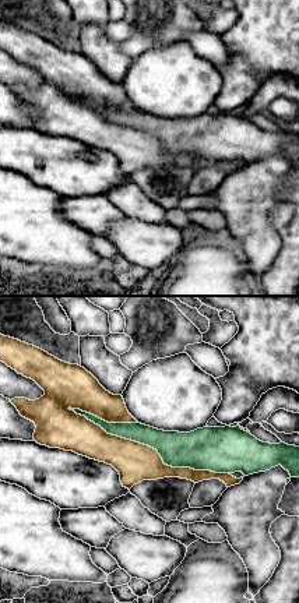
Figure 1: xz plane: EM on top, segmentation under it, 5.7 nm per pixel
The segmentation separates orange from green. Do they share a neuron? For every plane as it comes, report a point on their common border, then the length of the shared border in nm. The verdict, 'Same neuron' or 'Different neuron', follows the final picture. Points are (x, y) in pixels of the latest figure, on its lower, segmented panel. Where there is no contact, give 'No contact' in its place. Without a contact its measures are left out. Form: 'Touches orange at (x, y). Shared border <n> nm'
Touches orange at (150, 447). Shared border 1000 nm

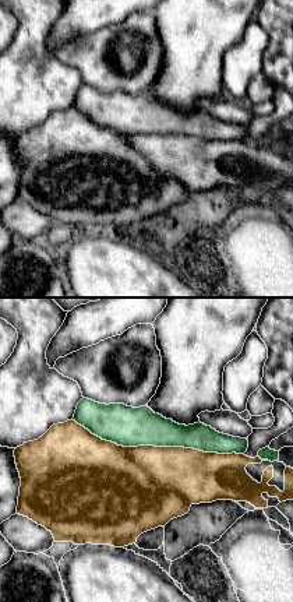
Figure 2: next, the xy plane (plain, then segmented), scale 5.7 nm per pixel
Touches orange at (158, 447). Shared border 1000 nm

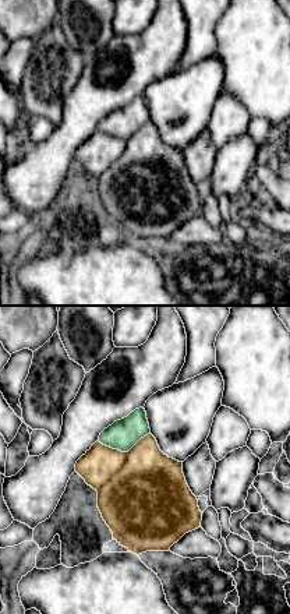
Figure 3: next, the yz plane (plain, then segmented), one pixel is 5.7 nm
Touches orange at (123, 452). Shared border 300 nm

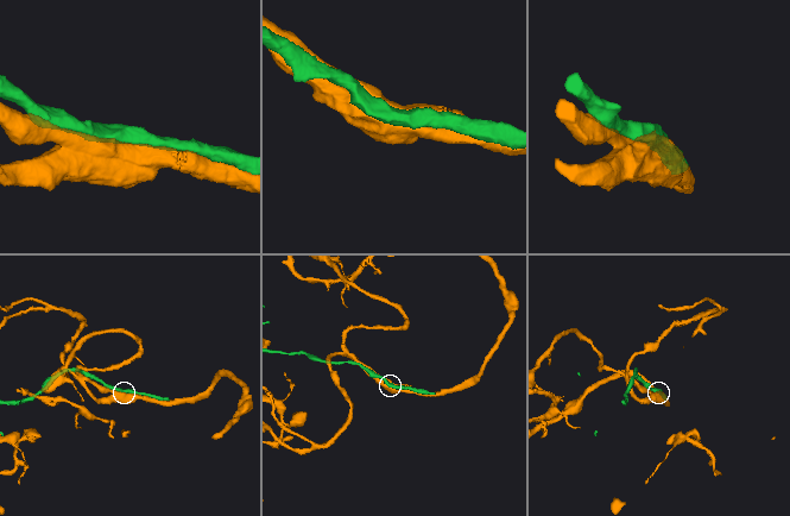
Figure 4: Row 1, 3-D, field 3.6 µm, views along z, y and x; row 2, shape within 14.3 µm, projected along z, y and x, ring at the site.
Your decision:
Same neuron

